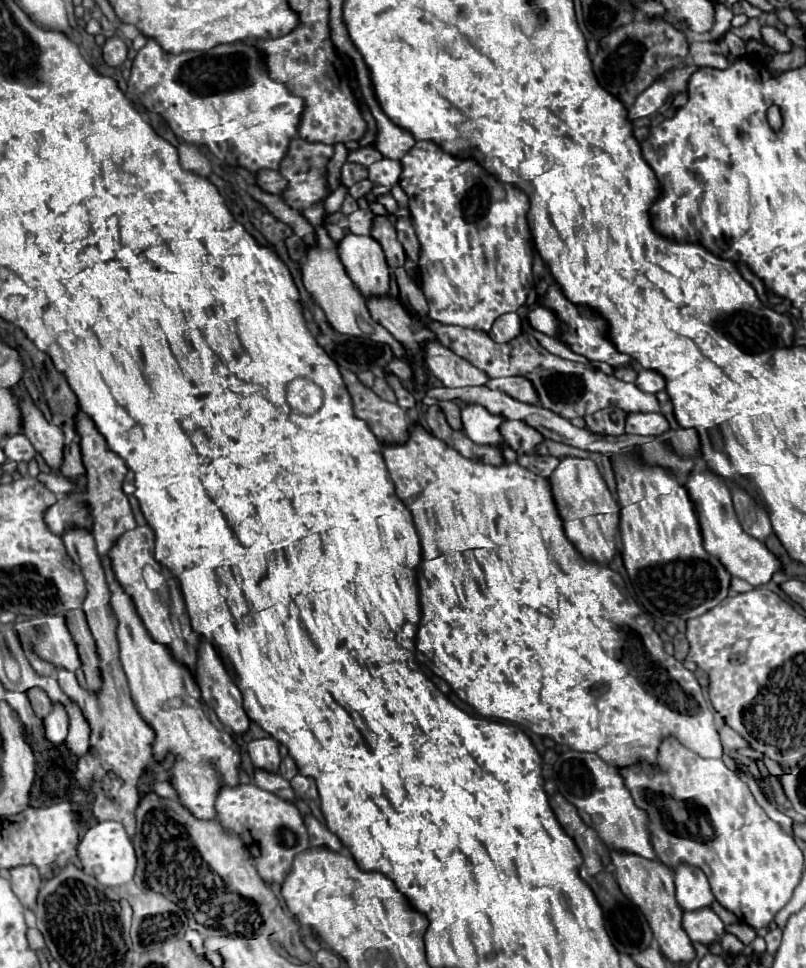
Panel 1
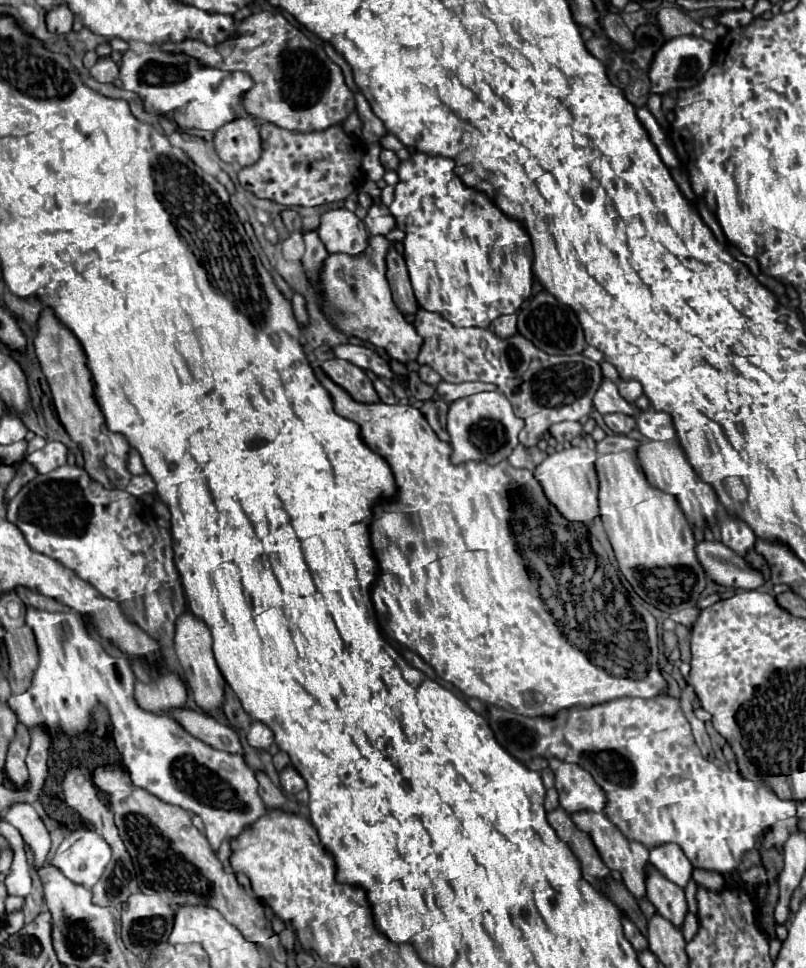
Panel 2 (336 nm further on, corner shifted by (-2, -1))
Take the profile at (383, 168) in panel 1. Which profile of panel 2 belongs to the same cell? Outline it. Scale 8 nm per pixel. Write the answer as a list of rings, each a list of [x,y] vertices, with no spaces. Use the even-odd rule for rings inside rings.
[[[382,149],[380,151],[380,163],[384,165],[384,169],[398,169],[398,165],[400,165],[400,159],[396,157],[396,153],[394,151],[390,151],[390,149]]]

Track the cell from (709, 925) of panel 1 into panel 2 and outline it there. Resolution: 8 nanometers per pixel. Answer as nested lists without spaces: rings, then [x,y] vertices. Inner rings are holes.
[[[646,865],[646,897],[656,907],[656,911],[670,923],[680,927],[688,913],[684,891],[668,881],[654,865]]]

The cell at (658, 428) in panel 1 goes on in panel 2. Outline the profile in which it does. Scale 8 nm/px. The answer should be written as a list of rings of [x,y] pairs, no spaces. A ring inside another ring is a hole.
[[[602,379],[596,395],[594,395],[594,407],[606,415],[606,413],[630,413],[636,415],[636,407],[634,405],[626,405],[626,401],[622,401],[622,397],[618,395],[616,385],[610,379]]]

